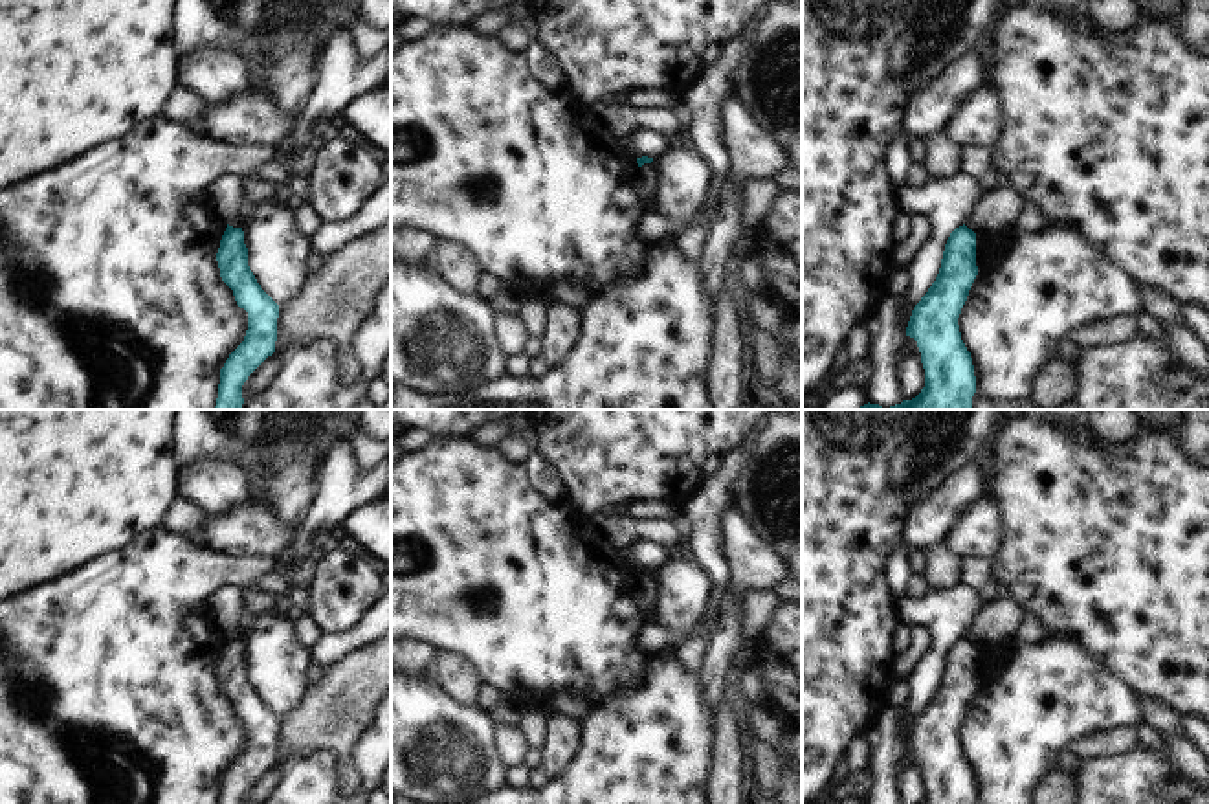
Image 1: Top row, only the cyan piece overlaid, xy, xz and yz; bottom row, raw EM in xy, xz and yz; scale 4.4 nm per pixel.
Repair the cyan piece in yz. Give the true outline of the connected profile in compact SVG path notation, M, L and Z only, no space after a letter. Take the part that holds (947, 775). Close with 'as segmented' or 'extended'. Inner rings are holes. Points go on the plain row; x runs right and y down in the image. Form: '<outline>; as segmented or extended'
M963 635L950 644L939 685L906 738L925 780L921 804L976 804L972 769L958 736L976 687L976 644Z; as segmented

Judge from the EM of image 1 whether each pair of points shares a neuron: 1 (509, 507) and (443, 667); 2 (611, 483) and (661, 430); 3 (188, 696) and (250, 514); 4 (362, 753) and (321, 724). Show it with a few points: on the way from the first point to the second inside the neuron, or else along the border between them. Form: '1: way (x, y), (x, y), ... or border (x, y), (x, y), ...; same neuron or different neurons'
1: border (435, 647), (457, 652), (481, 680); different neurons
2: way (624, 470), (648, 443); same neuron
3: border (204, 542), (222, 553), (254, 555); different neurons
4: border (371, 716), (369, 724), (347, 749); different neurons

